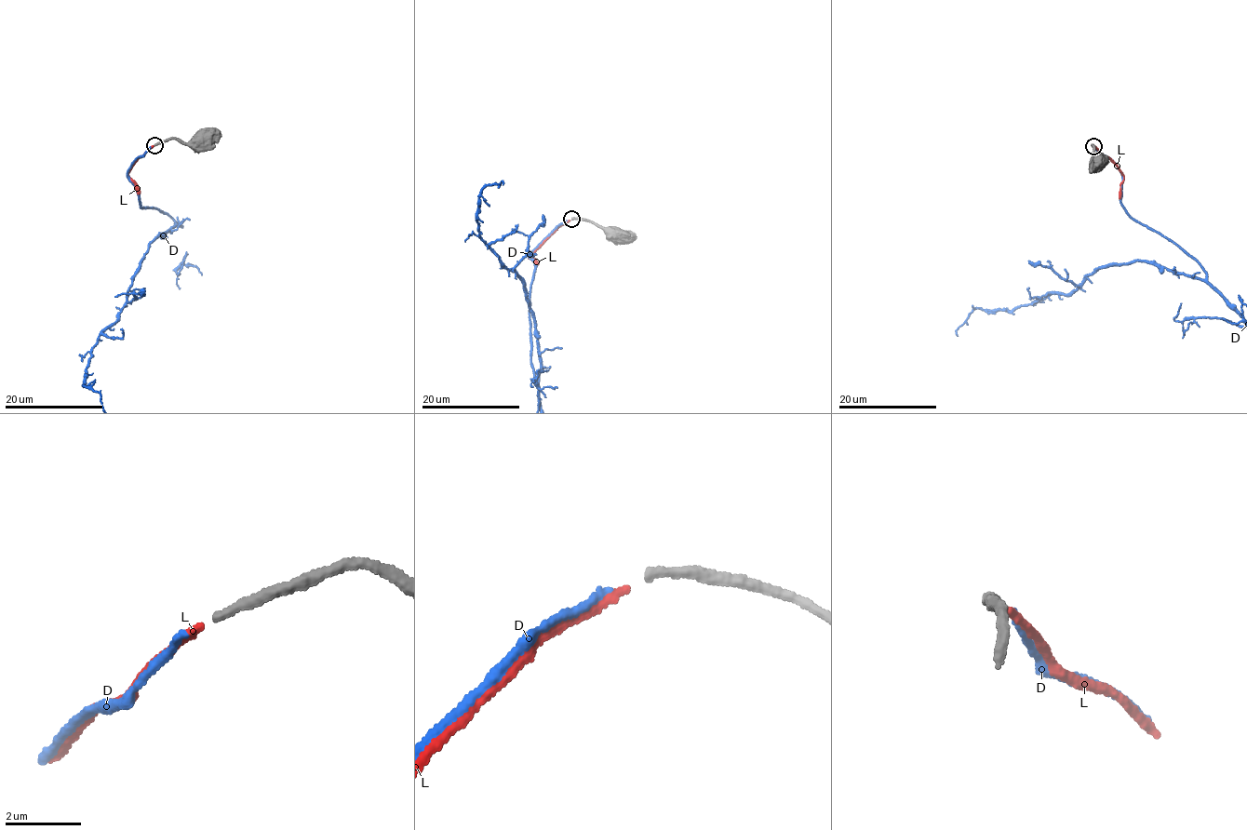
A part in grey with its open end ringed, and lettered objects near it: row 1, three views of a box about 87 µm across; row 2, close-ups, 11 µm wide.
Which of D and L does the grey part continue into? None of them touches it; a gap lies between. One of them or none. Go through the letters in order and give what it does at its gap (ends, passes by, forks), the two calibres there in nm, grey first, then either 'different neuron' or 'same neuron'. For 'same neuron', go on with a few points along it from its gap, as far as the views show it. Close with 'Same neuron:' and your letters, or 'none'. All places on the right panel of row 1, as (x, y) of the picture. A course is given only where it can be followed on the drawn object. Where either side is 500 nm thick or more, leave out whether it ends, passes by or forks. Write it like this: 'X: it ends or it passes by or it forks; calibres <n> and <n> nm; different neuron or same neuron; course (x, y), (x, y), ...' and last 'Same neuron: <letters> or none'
D: it ends; calibres 240 and 180 nm; same neuron
L: it ends; calibres 240 and 190 nm; different neuron
Same neuron: D

